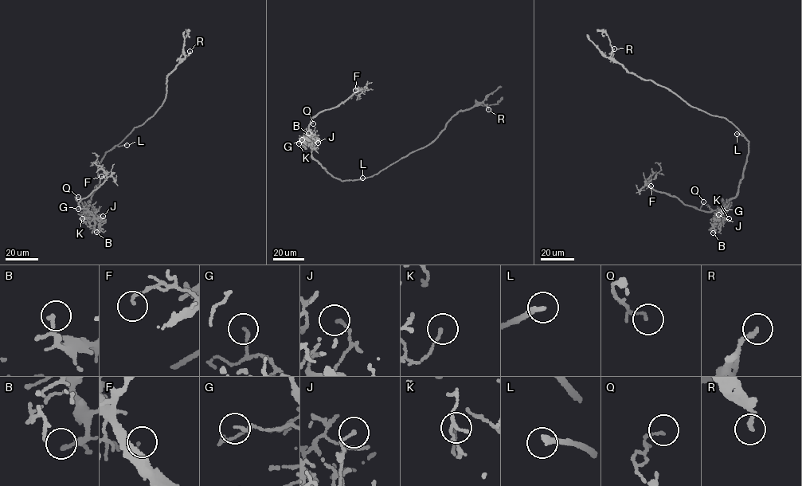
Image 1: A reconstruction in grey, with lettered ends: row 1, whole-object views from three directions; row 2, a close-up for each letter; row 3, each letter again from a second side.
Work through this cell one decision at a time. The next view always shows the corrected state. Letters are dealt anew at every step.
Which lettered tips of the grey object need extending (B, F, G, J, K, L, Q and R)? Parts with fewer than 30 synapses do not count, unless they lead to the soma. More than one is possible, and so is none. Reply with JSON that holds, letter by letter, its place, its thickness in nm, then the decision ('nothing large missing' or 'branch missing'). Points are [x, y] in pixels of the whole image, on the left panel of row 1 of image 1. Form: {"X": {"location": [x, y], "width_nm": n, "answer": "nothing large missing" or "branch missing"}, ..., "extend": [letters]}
{"B": {"location": [96, 232], "width_nm": 130, "answer": "nothing large missing"}, "F": {"location": [101, 176], "width_nm": 130, "answer": "nothing large missing"}, "G": {"location": [78, 209], "width_nm": 120, "answer": "nothing large missing"}, "J": {"location": [103, 216], "width_nm": 140, "answer": "nothing large missing"}, "K": {"location": [82, 218], "width_nm": 130, "answer": "nothing large missing"}, "L": {"location": [127, 145], "width_nm": 240, "answer": "branch missing"}, "Q": {"location": [78, 197], "width_nm": 120, "answer": "nothing large missing"}, "R": {"location": [189, 51], "width_nm": 190, "answer": "nothing large missing"}, "extend": ["L"]}

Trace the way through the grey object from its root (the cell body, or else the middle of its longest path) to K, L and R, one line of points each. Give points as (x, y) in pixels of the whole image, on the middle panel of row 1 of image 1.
K: (348, 180), (335, 178), (313, 159), (310, 139), (300, 139), (299, 143)
L: (348, 180), (362, 178)
R: (348, 180), (373, 175), (424, 146), (434, 140), (446, 122), (459, 111), (482, 103), (488, 109)

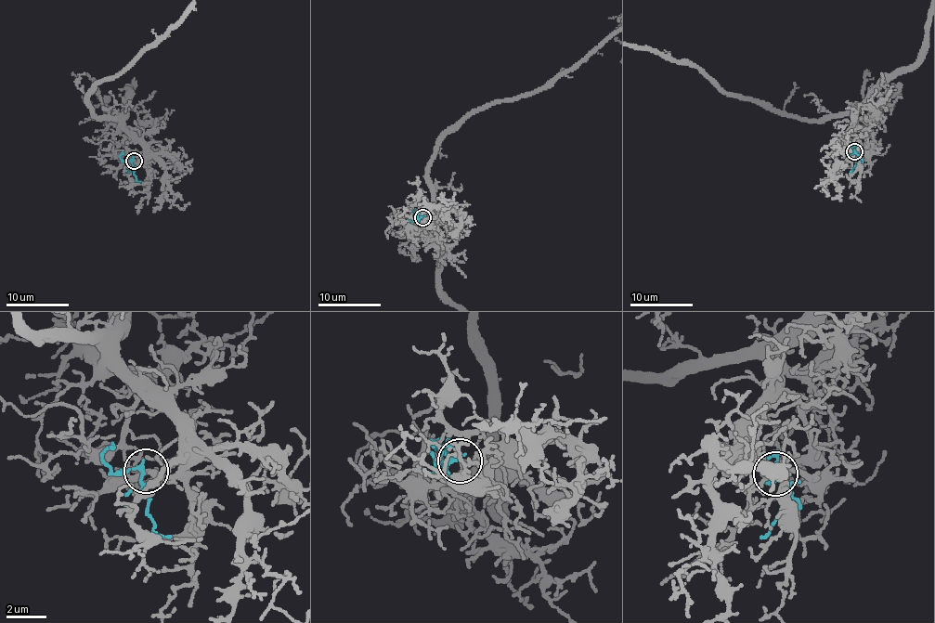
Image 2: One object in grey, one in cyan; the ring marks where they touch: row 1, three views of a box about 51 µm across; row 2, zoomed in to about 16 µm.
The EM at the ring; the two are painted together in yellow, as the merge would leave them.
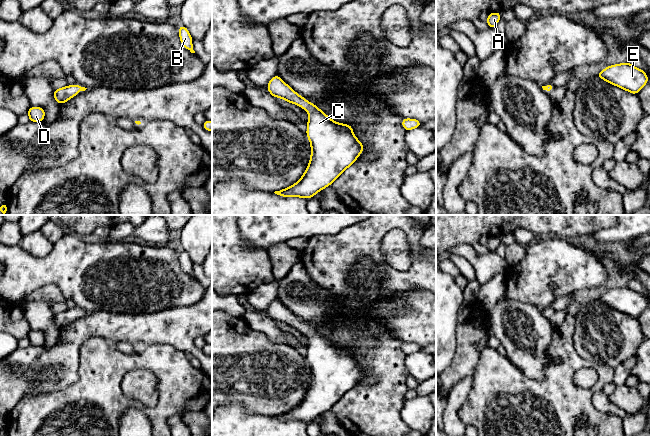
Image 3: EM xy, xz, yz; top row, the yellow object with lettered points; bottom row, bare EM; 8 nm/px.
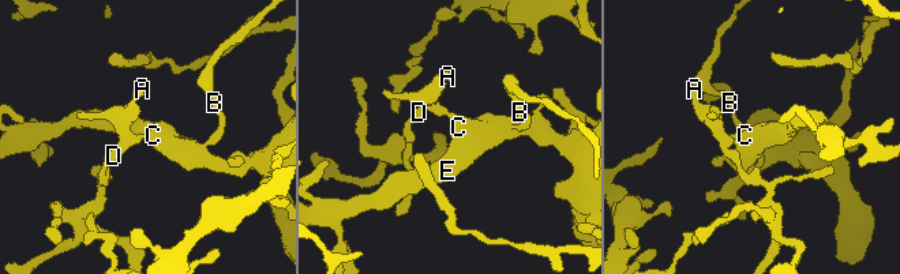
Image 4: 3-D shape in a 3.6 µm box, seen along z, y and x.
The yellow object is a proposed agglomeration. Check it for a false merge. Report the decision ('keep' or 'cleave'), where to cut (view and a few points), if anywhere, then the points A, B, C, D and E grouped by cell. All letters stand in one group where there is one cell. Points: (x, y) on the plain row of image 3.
keep | no cut | A B C D E

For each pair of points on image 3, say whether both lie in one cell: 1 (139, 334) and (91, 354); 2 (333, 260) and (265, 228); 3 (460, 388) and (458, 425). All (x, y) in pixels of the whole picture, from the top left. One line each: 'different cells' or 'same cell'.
1: different cells
2: different cells
3: same cell

